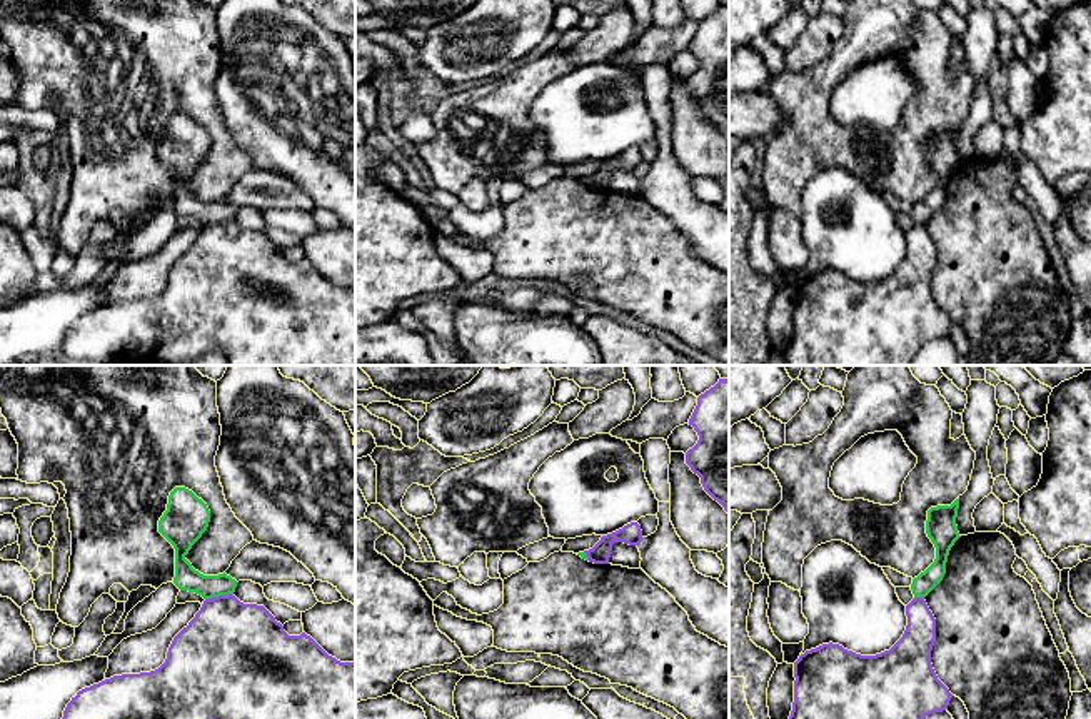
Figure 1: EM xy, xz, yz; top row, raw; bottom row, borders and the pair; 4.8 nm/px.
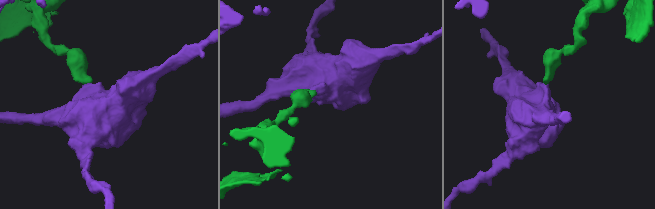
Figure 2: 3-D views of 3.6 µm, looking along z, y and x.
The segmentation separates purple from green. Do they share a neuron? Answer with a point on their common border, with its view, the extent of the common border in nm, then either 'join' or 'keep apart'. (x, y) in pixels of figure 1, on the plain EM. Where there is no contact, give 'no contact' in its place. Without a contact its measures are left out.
xy (219, 222) | 140 nm | keep apart

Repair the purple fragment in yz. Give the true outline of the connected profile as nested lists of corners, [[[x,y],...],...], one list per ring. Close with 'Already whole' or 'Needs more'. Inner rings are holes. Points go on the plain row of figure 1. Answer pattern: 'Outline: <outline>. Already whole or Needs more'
Outline: [[[923,224],[906,232],[906,242],[902,264],[881,280],[861,282],[829,269],[799,282],[787,365],[913,365],[926,342],[948,335],[953,320],[931,290],[936,245]]]. Already whole

